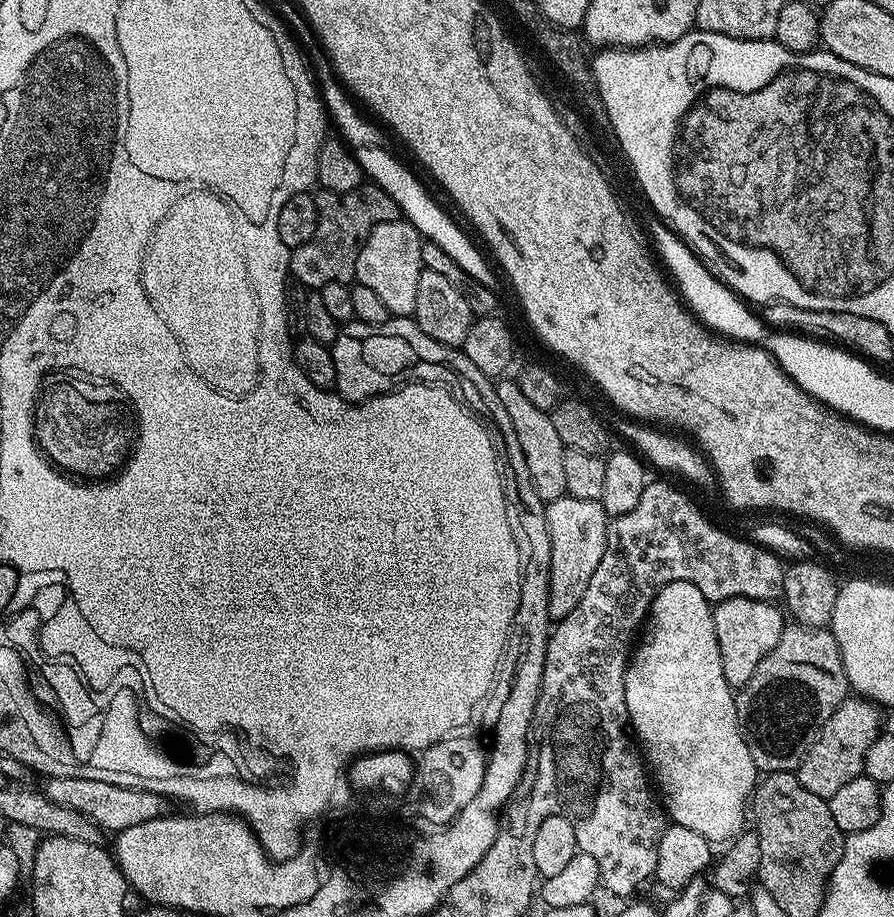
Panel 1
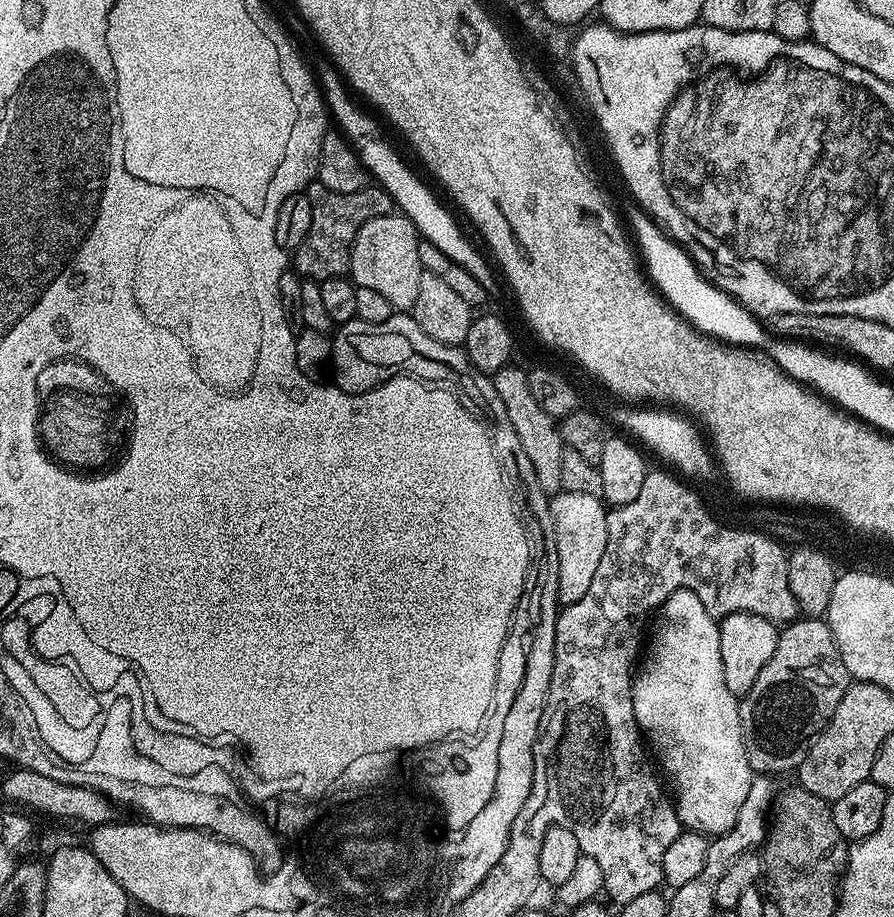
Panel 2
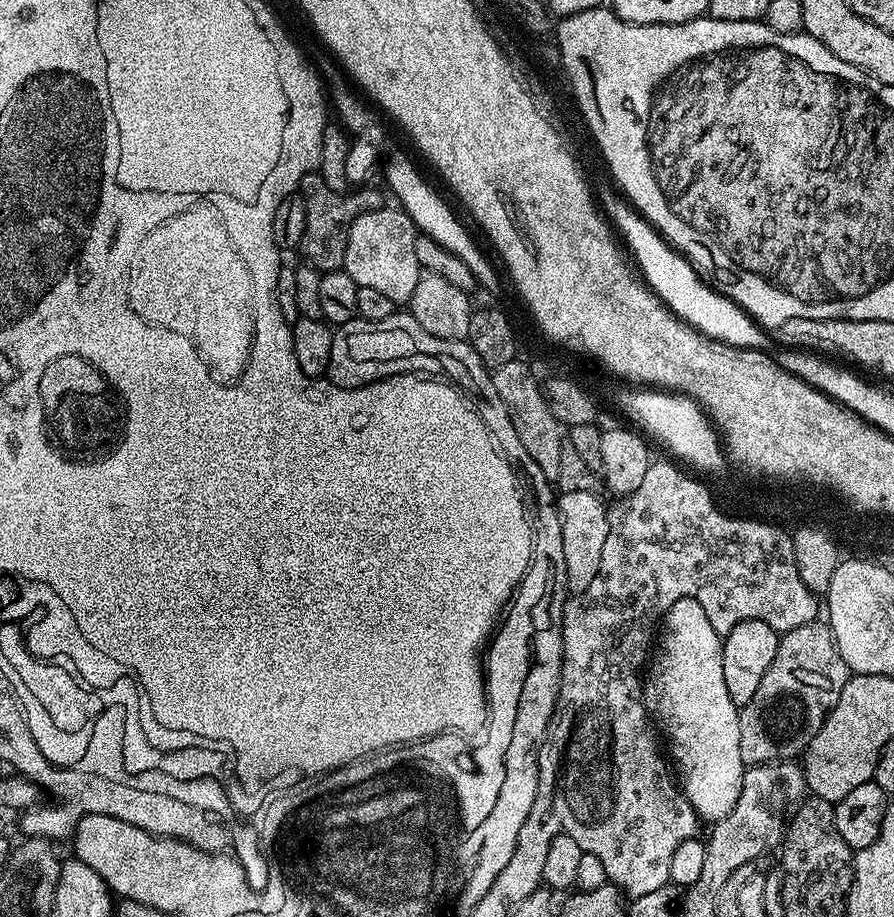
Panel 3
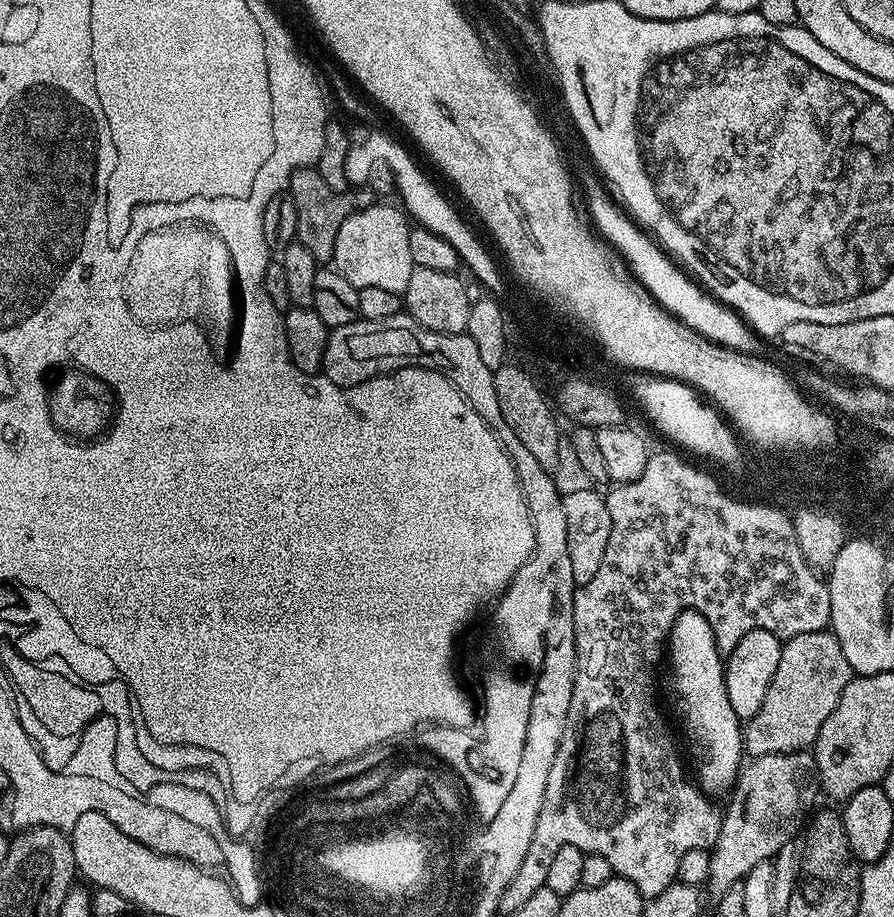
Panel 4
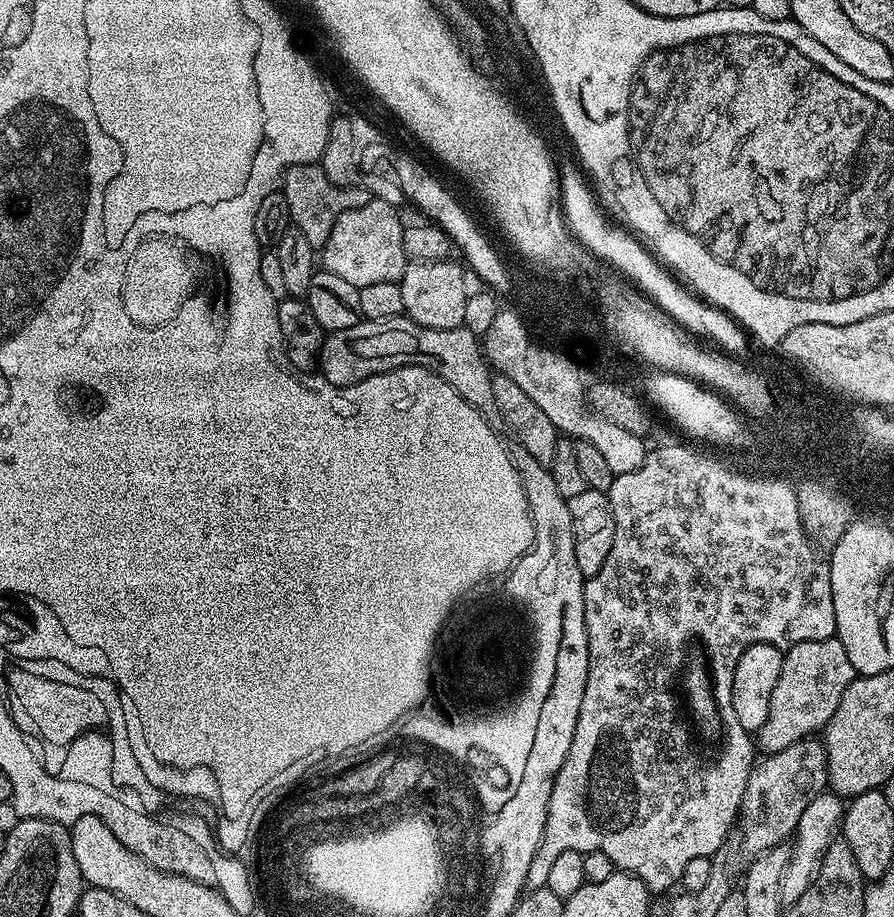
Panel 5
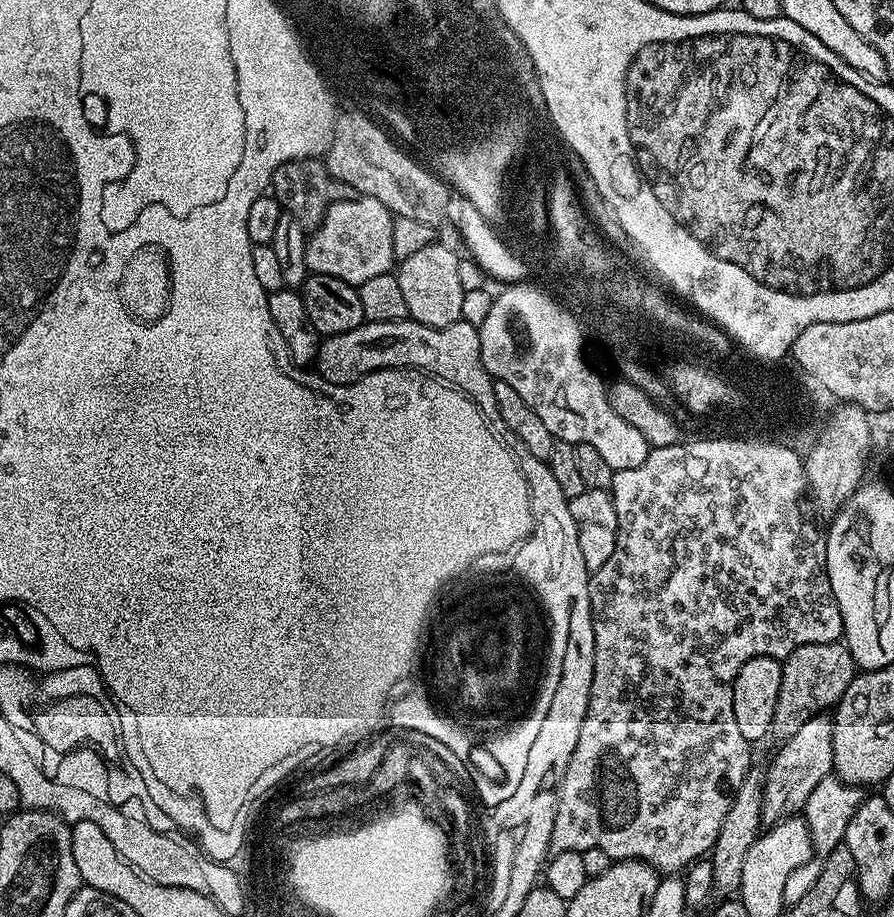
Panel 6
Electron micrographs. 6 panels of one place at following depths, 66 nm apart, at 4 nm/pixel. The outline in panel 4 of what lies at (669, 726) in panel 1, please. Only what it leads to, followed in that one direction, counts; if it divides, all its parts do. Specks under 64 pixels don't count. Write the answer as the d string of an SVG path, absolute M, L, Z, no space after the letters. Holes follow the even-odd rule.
M689 610L678 614L666 641L666 652L670 660L672 656L672 684L680 699L684 728L689 738L696 743L696 756L700 759L695 779L705 793L727 793L740 774L740 756L745 755L744 737L742 721L730 707L730 698L726 698L725 661L716 644L714 630L710 630L710 622L706 622L700 612Z

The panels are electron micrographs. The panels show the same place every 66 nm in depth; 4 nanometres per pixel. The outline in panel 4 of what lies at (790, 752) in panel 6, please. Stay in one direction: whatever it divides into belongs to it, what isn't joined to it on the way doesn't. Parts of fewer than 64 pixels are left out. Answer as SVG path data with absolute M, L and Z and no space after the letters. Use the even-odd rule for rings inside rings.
M811 751L766 754L749 759L741 767L727 797L728 809L723 809L722 826L710 849L707 895L718 898L726 894L726 890L741 883L744 876L754 870L754 866L767 864L785 851L791 845L788 843L799 834L808 811L809 816L813 811L812 803L819 792L816 758Z

